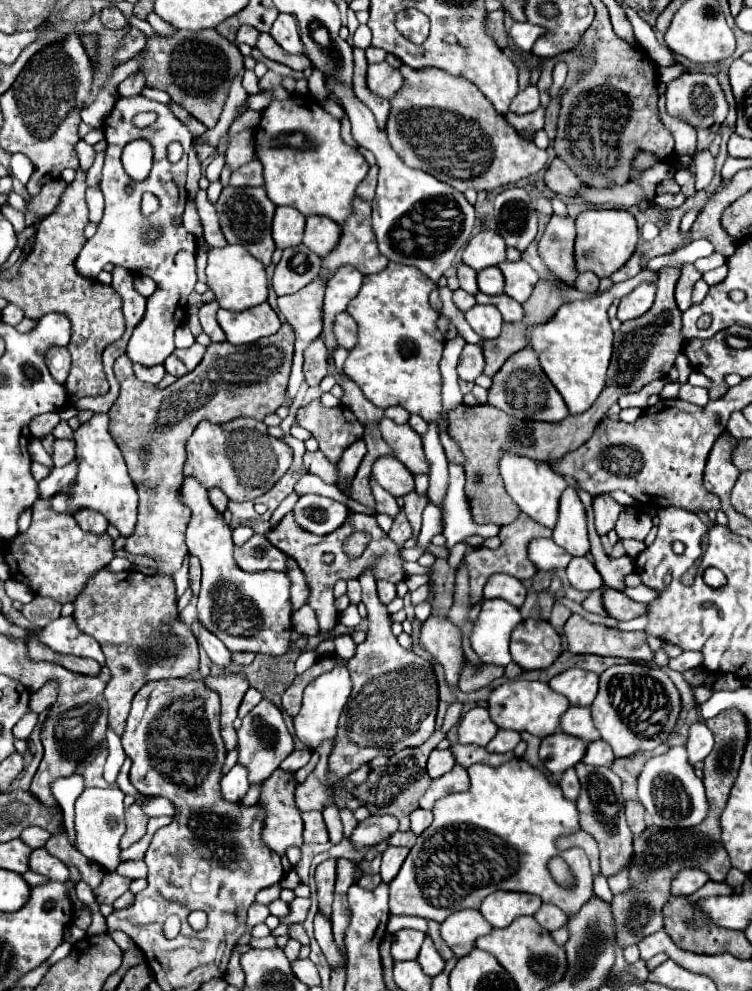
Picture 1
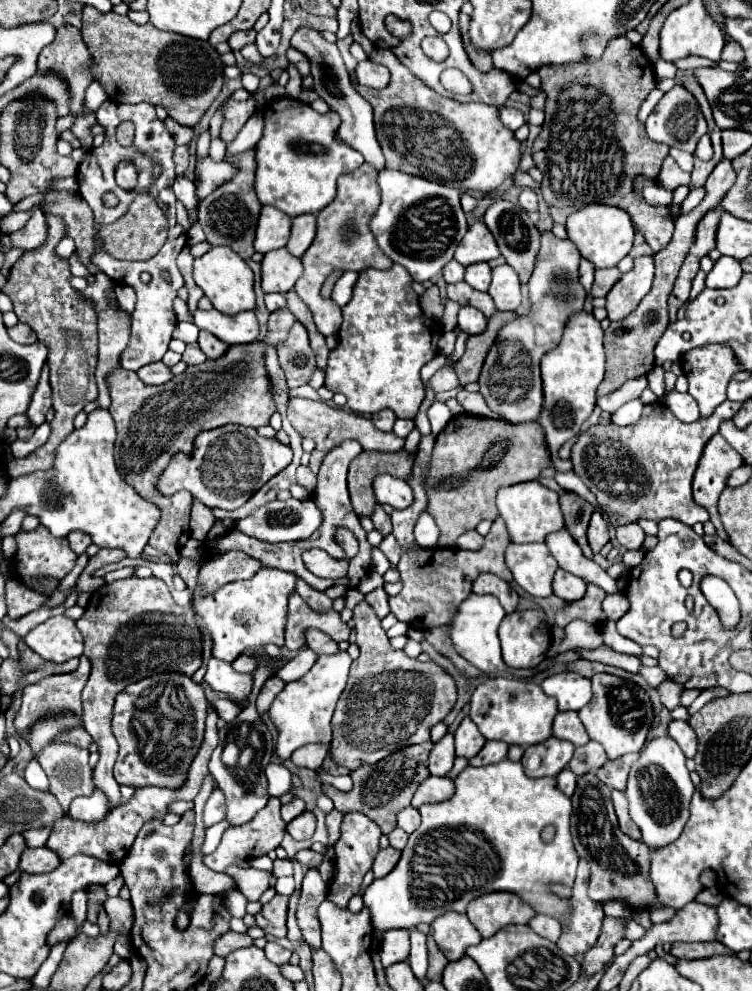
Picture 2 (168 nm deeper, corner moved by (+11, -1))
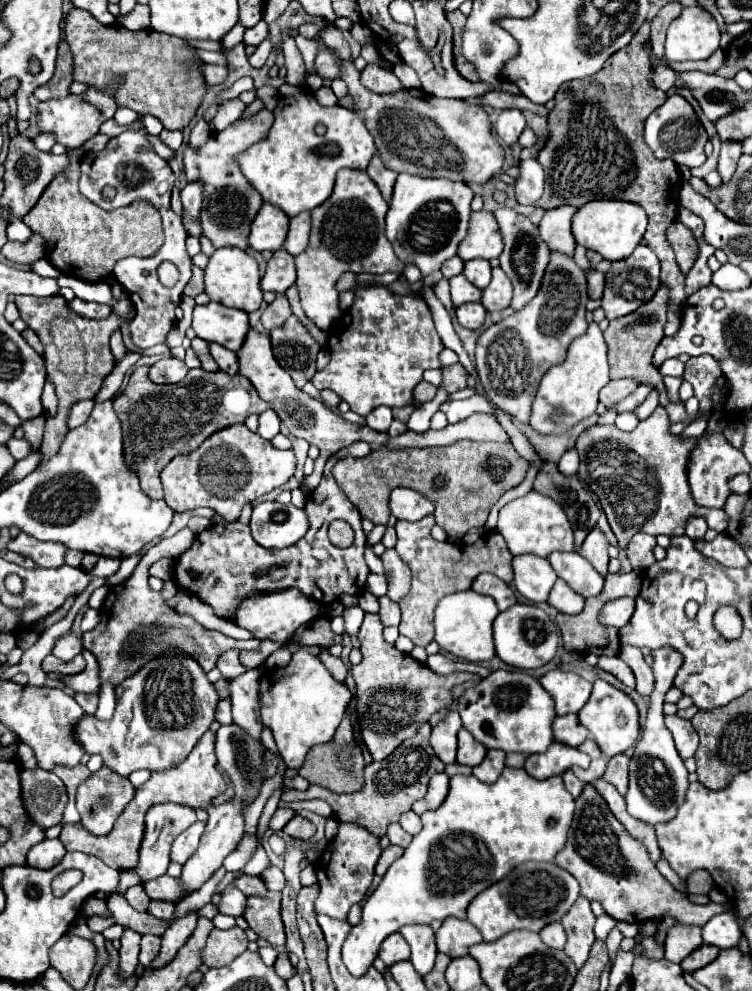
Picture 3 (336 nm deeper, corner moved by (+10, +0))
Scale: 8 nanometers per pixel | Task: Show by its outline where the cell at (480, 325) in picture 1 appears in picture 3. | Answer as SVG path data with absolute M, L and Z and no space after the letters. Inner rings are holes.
M463 304L457 308L457 322L467 330L477 330L485 322L487 310L481 304Z

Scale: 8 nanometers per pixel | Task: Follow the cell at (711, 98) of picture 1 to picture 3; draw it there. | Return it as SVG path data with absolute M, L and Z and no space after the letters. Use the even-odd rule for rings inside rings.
M673 94L667 98L663 106L659 106L647 120L645 120L645 142L653 150L657 158L671 158L675 164L687 164L691 168L701 166L705 162L703 146L709 140L703 124L697 120L695 110L691 104L679 96Z

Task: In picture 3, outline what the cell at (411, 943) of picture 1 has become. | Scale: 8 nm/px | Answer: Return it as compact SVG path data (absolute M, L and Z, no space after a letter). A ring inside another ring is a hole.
M395 932L389 938L385 938L385 942L381 942L379 958L385 962L387 968L401 960L409 960L409 944L405 942L405 938L399 932Z

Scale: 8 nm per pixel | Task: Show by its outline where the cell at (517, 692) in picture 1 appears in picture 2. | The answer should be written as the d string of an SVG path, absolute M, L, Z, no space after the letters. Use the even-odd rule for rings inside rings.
M490 677L484 683L480 683L470 699L470 717L476 723L476 727L480 729L480 733L486 739L494 739L494 741L504 741L508 745L520 745L522 749L528 749L530 745L542 743L544 739L548 739L552 735L552 721L558 713L556 707L556 699L548 697L540 685L532 683L532 681L514 681L514 679L506 679L506 677Z

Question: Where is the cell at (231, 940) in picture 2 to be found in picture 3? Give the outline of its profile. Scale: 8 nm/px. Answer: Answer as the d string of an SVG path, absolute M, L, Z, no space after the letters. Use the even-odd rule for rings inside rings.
M239 926L229 928L229 930L215 928L209 934L207 946L203 950L203 964L207 964L209 968L225 966L233 962L241 952L245 952L247 944L249 940L245 936L245 930L241 930Z

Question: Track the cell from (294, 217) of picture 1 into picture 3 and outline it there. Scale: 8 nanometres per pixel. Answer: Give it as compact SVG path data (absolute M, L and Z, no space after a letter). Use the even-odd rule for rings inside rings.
M265 202L251 226L251 234L249 234L251 248L255 248L259 252L263 252L263 250L275 252L275 250L283 248L287 230L289 230L287 214L283 214L277 206Z

